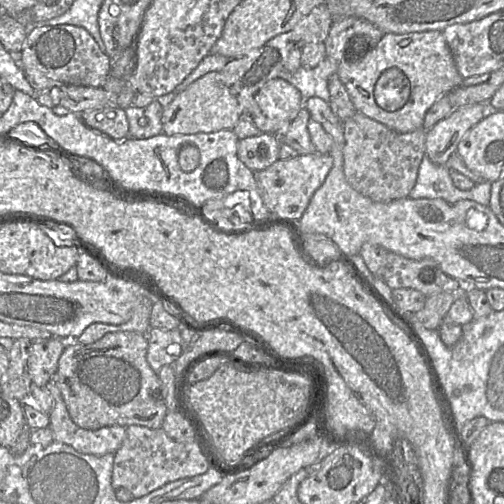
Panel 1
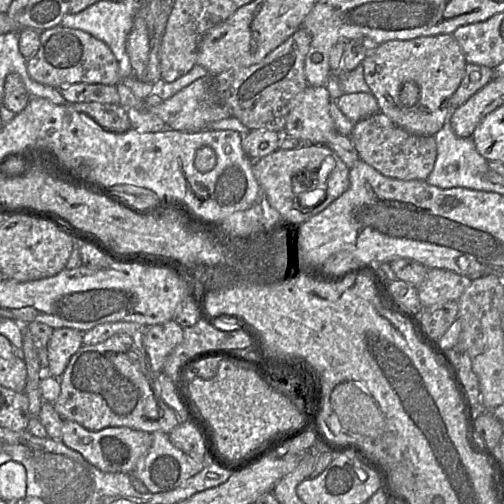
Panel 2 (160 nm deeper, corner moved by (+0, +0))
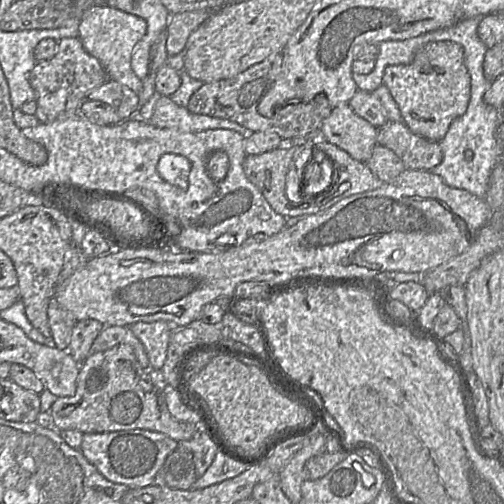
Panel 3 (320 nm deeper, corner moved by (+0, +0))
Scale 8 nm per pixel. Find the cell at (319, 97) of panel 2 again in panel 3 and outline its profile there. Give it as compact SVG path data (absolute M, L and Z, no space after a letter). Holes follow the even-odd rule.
M348 104L333 107L319 128L322 139L361 162L367 162L378 145L377 131L378 128L358 116Z

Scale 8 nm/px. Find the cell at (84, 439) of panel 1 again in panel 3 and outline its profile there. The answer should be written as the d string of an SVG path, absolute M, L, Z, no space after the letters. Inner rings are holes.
M144 429L85 433L79 448L85 458L109 481L129 488L152 485L164 461L176 448L178 441L160 432Z

